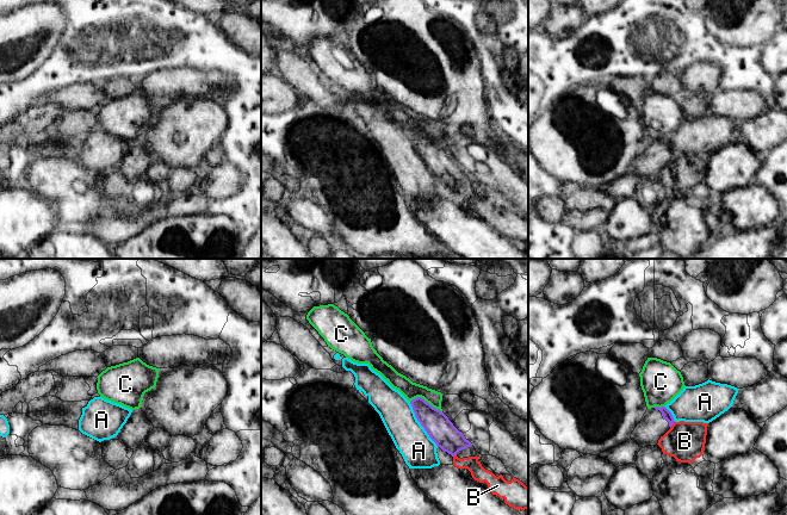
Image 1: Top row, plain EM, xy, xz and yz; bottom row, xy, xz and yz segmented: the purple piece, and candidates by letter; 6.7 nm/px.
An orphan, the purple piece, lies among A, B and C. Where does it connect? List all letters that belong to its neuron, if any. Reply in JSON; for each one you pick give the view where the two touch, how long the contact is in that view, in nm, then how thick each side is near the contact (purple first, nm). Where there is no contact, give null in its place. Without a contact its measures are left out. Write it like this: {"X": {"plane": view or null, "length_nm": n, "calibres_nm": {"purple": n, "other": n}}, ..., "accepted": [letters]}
{"accepted": []}

